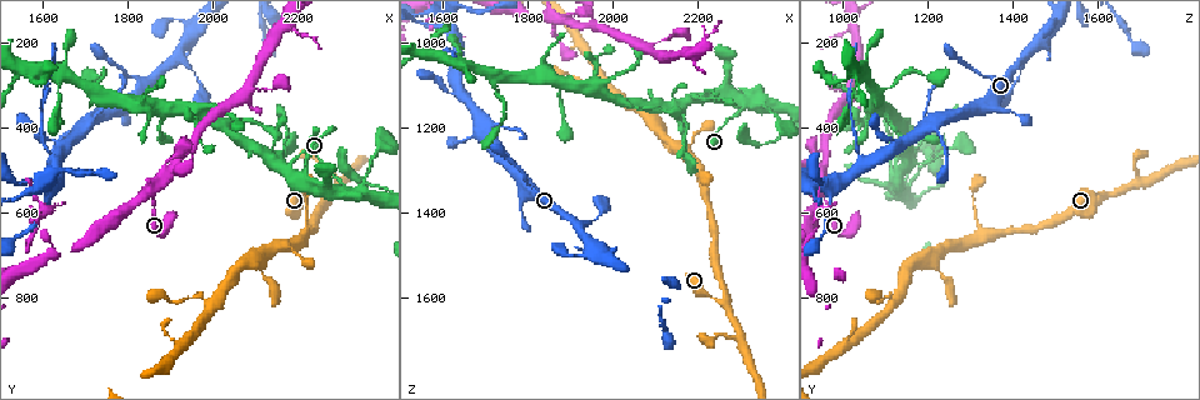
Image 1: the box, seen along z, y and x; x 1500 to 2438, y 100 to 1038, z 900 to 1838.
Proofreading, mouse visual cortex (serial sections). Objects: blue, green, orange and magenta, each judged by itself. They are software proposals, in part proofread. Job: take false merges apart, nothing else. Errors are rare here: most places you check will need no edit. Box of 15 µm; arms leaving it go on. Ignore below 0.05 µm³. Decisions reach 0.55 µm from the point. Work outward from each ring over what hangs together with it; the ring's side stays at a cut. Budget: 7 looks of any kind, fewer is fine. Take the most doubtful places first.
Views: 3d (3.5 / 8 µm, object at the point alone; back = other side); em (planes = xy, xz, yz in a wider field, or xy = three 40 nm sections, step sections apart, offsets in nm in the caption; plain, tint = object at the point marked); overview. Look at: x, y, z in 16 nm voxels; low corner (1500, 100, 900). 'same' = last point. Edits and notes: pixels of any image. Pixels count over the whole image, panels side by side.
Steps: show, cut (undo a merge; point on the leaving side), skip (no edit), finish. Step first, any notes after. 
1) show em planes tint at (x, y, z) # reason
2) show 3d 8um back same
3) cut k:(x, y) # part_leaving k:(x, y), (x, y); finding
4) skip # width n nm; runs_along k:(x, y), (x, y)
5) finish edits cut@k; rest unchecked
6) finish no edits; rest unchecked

show 3d 3.5um at (1950, 450, 960) # a narrow waist

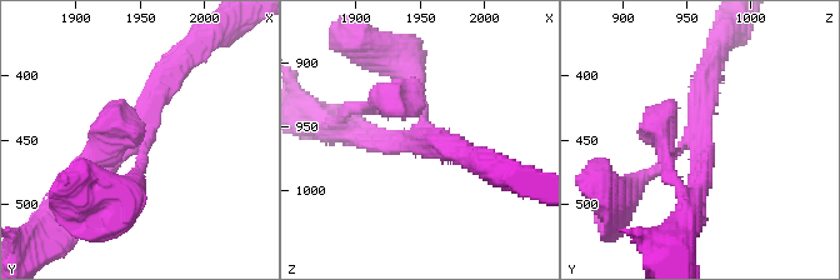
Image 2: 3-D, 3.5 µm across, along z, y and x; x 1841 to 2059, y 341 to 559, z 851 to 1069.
show em planes tint at (1948, 444, 958) # arms 3; arm_widths 150, 250, 300 nm; shape alone is not enough

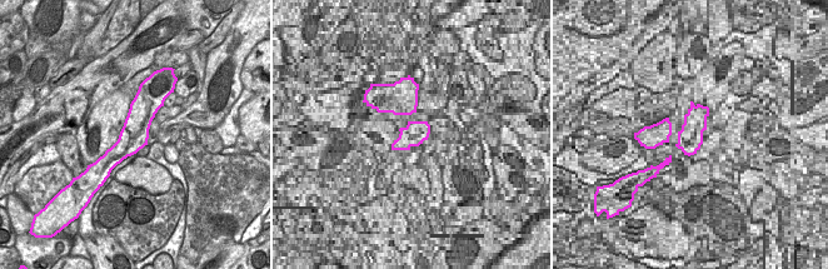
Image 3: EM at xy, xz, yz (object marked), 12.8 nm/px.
skip # width 360 nm; runs_along 3:(140, 96), (135, 133), (108, 167); one cell here

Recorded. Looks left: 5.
show 3d 8um back at (2400, 440, 1200)

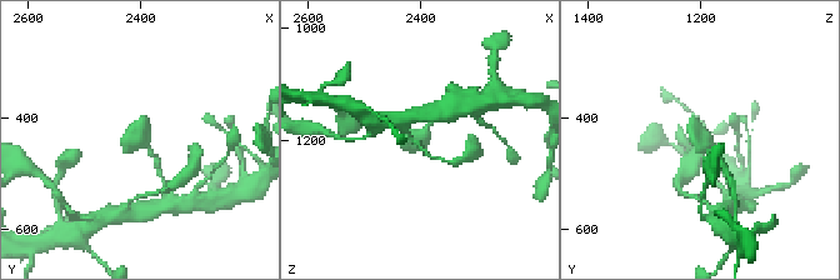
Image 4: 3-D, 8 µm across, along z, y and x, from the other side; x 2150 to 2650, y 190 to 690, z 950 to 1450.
show 3d 3.5um at (2400, 445, 1195) # zoom in

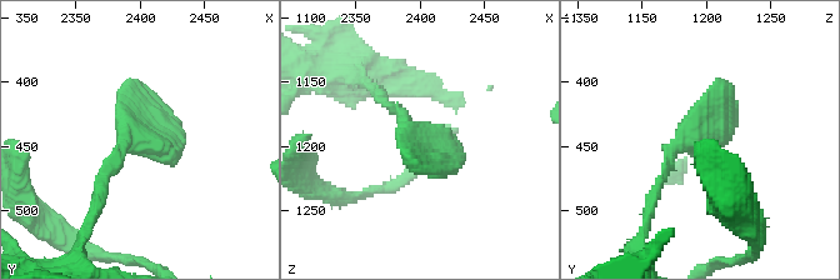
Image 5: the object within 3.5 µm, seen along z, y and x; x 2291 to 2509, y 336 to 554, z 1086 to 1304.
show em xy step 5 tint at (2396, 444, 1196)

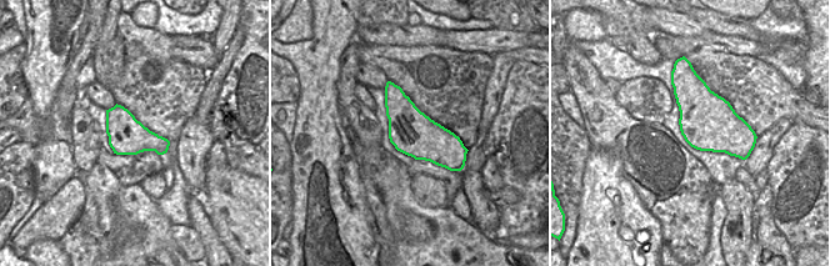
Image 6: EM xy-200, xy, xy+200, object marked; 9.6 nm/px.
skip # runs_along 5:(660, 184), (714, 123), (720, 80); continuous, no second cell

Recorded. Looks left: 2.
show 3d 3.5um back at (1960, 365, 1100) # four or more arms meet

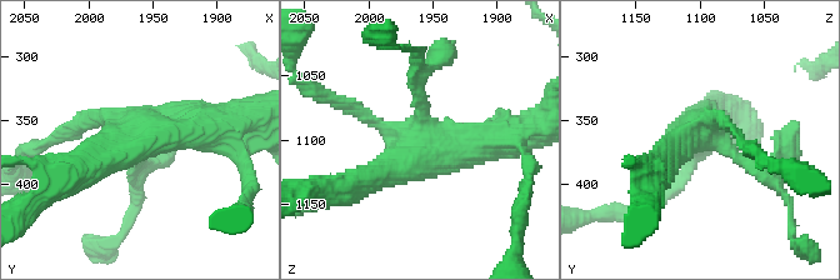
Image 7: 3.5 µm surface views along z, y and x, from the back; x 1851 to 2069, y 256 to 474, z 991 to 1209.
show em xy step 5 tint at (1960, 358, 1106) # arms 4; arm_widths 150, 150, 350, 500 nm

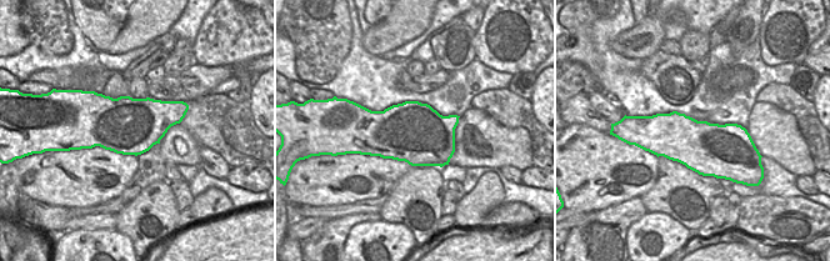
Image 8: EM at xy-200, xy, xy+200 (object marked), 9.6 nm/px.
skip # runs_along 7:(354, 186), (419, 148), (504, 138); one cell here

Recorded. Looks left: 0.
finish no edits; rest unchecked

